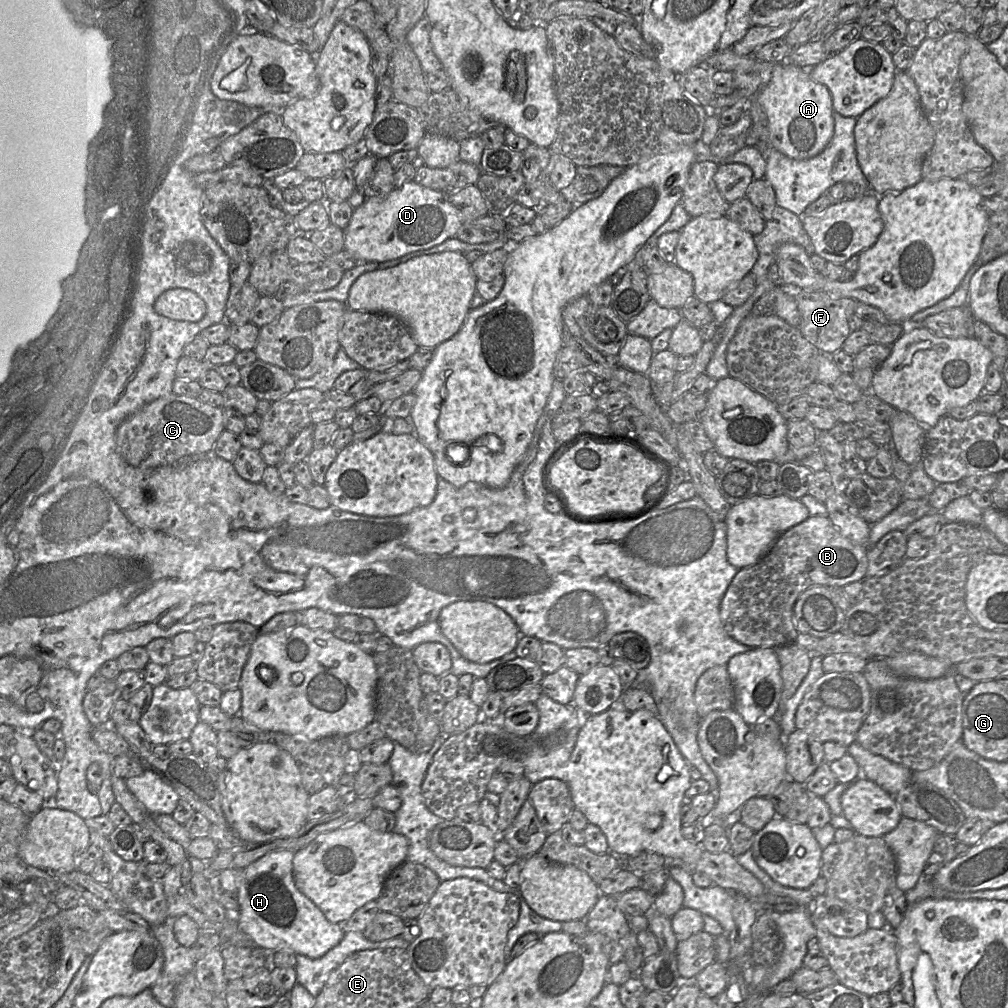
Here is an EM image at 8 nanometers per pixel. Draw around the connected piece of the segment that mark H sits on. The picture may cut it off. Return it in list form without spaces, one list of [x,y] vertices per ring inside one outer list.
[[[282,850],[267,853],[241,870],[237,898],[238,925],[264,951],[292,950],[312,959],[322,957],[344,937],[343,924],[331,923],[322,911],[296,886],[292,861],[294,853]]]

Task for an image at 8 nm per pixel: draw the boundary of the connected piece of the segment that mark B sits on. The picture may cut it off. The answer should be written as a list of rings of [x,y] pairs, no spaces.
[[[810,516],[782,533],[770,551],[756,564],[738,571],[720,605],[720,619],[726,633],[750,648],[778,648],[795,643],[798,631],[793,610],[799,595],[812,586],[840,586],[862,581],[868,567],[867,553],[871,546],[852,543],[843,537],[828,516]]]

